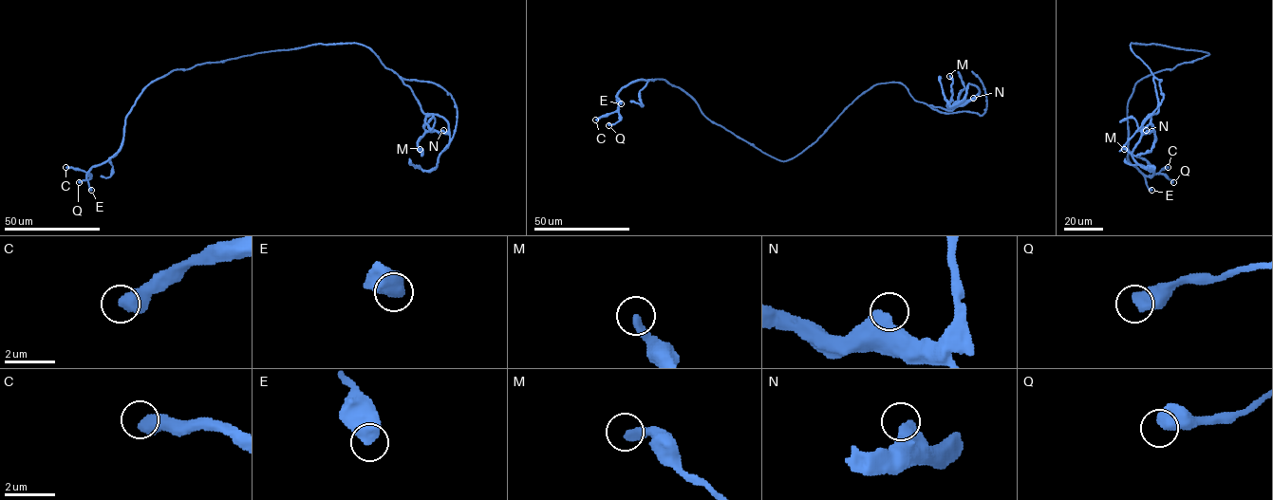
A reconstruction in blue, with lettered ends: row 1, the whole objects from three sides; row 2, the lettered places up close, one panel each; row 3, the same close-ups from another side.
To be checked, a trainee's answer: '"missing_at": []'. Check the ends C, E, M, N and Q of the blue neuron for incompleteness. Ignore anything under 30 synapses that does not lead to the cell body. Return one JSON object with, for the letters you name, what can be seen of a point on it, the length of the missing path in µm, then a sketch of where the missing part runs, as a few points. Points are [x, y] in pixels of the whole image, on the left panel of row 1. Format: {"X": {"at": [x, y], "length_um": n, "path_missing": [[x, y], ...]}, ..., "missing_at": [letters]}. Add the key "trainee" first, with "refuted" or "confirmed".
{"trainee": "confirmed", "missing_at": []}

